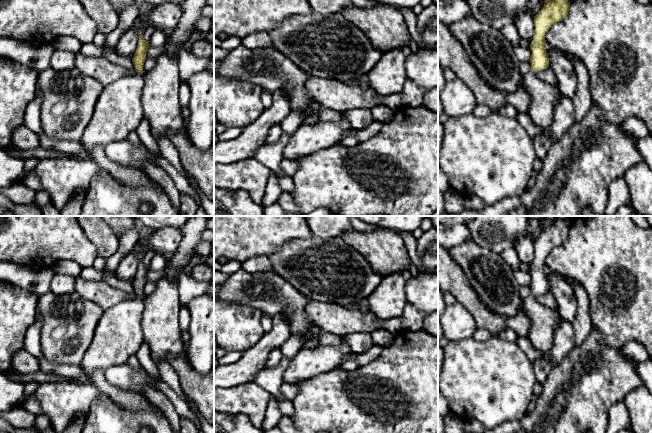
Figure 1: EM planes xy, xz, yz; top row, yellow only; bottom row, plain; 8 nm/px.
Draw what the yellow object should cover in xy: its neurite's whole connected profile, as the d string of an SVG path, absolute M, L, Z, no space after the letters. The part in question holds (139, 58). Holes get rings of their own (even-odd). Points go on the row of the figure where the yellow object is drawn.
M139 34L138 46L134 53L134 57L132 58L136 72L140 72L140 73L144 72L143 65L145 60L147 59L146 52L149 47L150 45L148 44L148 42L144 40L143 34Z

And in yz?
M550 0L534 16L535 31L530 44L532 50L530 58L532 72L536 73L549 67L548 54L544 48L545 35L554 23L562 21L567 16L569 7L570 2L568 0Z

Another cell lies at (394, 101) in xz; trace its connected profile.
M395 93L392 95L379 95L383 105L388 106L392 110L398 110L403 106L401 93Z

